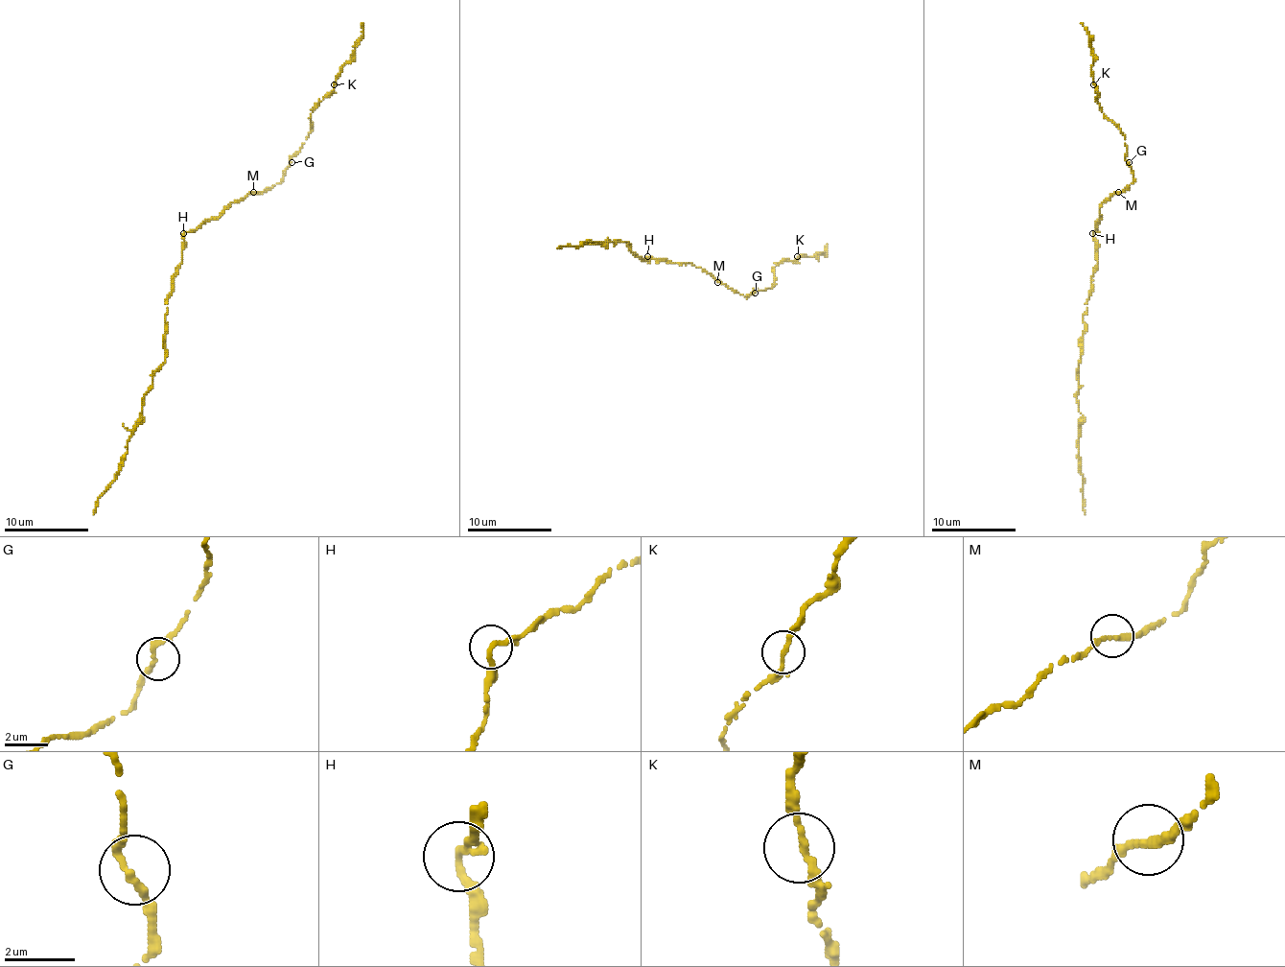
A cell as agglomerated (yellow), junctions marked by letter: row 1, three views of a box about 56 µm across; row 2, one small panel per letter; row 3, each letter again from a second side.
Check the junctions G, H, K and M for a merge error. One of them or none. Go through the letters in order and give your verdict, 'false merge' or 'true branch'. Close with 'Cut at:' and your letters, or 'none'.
G: true branch
H: true branch
K: true branch
M: true branch
Cut at: none

